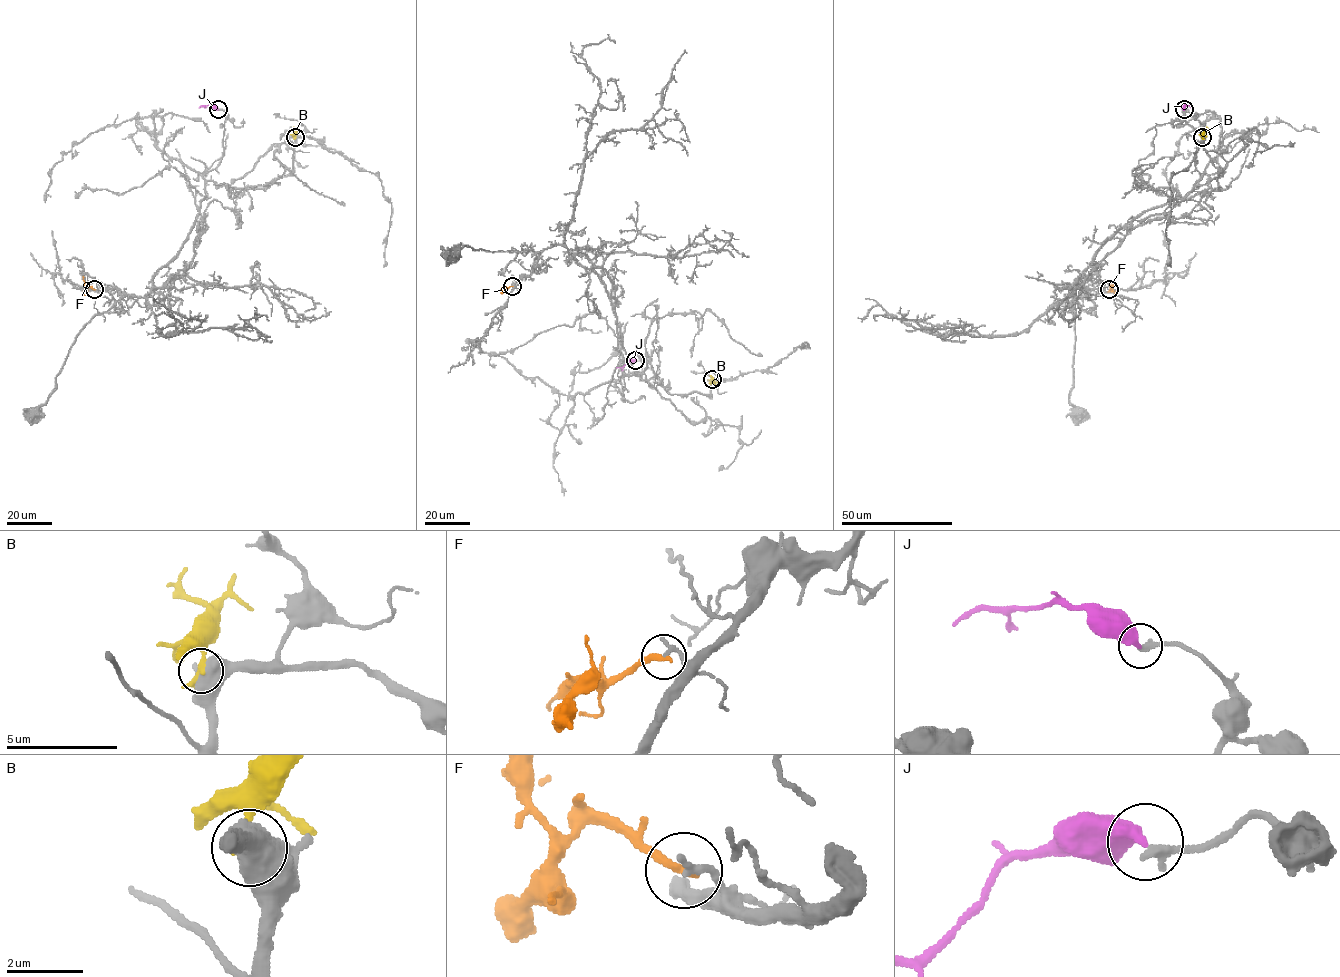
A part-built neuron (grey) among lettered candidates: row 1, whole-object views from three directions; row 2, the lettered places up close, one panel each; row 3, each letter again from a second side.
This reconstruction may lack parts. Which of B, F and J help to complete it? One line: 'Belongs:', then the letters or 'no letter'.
Belongs: J

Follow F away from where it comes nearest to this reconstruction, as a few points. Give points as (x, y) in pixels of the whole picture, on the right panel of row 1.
F: (1109, 289), (1115, 277)

